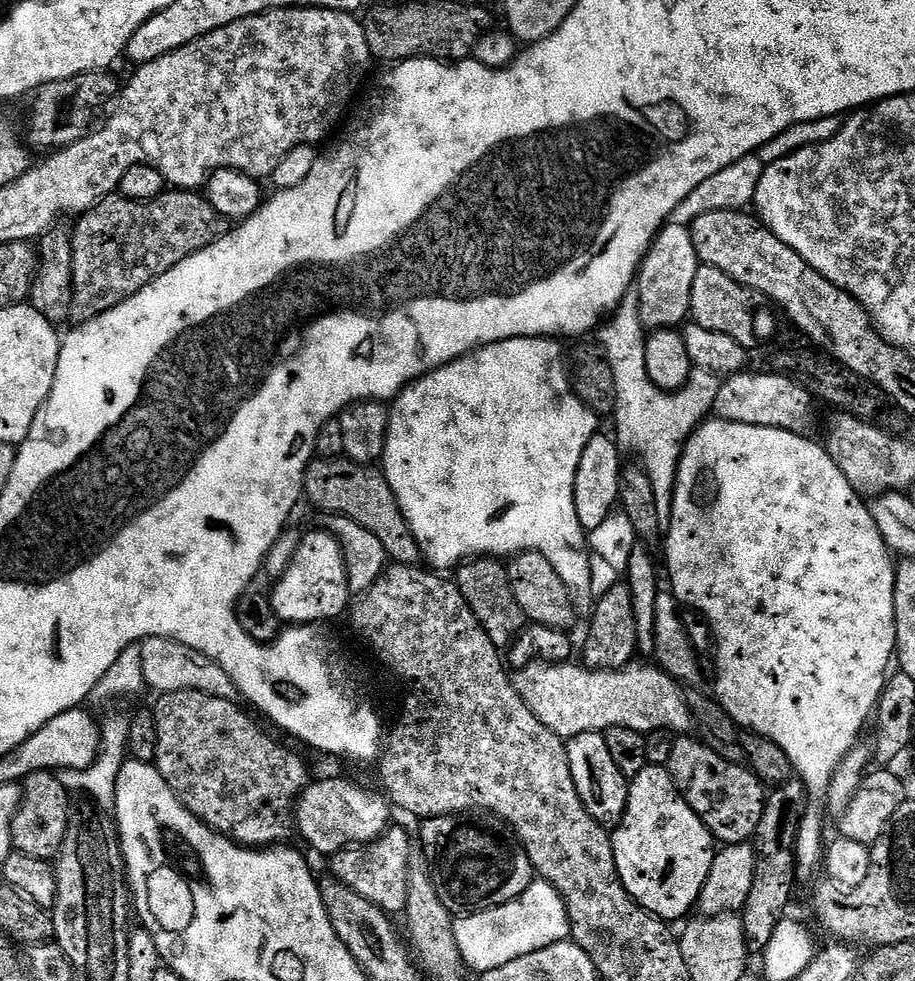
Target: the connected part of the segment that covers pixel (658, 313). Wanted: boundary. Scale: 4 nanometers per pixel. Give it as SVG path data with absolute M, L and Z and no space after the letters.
M665 223L656 233L634 284L638 302L641 303L640 323L652 330L668 330L683 325L689 319L690 290L694 284L694 274L702 266L694 250L691 231L685 225L683 228L680 224L672 223Z

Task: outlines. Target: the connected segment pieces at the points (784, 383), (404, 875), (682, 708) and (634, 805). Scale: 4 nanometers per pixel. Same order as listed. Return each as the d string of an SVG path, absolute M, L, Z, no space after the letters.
M745 370L727 377L728 380L717 387L713 398L710 412L715 419L729 420L735 424L745 424L746 426L766 426L767 428L777 428L793 432L799 436L811 437L812 431L816 428L816 407L817 401L809 394L805 388L798 386L798 382L790 382L790 378L773 376L771 372L757 370Z
M388 826L375 838L369 838L363 844L354 844L351 848L343 848L331 857L331 875L335 876L354 894L362 894L374 907L385 914L403 913L408 897L408 866L412 862L412 840L404 828Z
M537 662L521 668L515 673L514 683L522 702L554 734L567 742L578 734L587 732L607 732L610 728L629 728L641 734L656 732L659 728L669 728L672 734L684 734L694 724L694 712L689 701L684 700L681 685L673 680L667 672L659 667L636 668L629 666L619 670L593 670L585 668L576 662L565 662L562 664L545 664Z
M645 766L637 776L631 777L628 786L628 801L624 815L620 817L611 833L612 853L616 863L616 875L621 886L629 896L647 912L660 917L665 922L680 920L691 908L697 907L700 891L710 874L714 855L714 837L710 829L694 814L694 810L685 802L667 767L652 768Z

